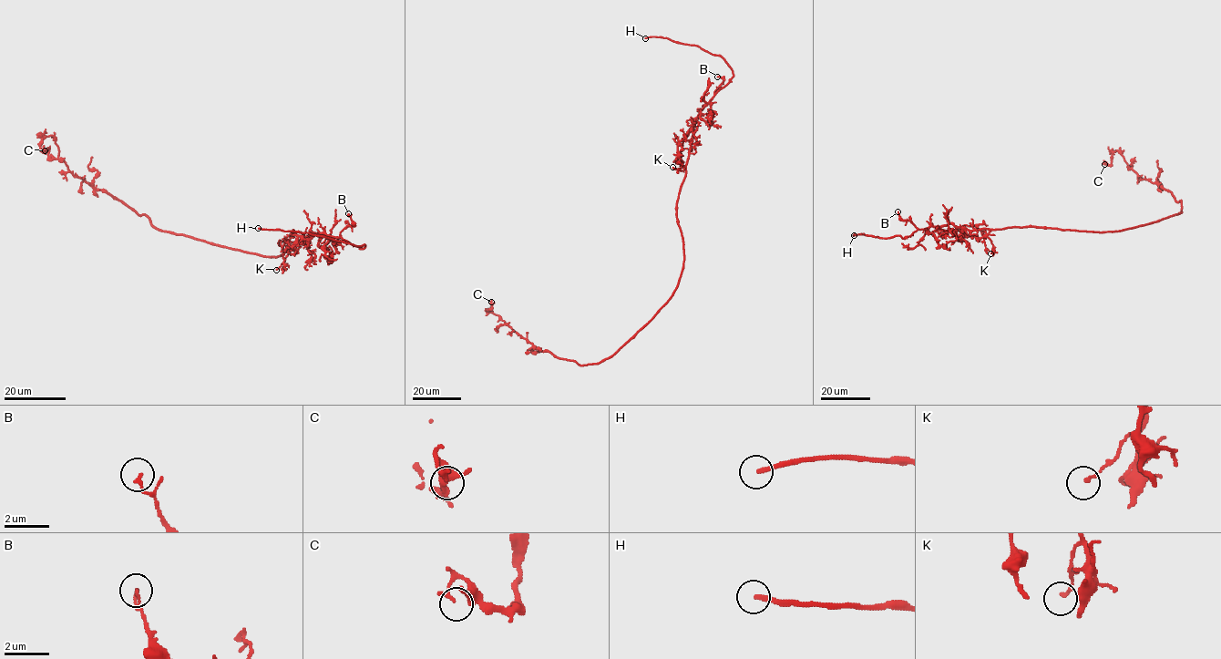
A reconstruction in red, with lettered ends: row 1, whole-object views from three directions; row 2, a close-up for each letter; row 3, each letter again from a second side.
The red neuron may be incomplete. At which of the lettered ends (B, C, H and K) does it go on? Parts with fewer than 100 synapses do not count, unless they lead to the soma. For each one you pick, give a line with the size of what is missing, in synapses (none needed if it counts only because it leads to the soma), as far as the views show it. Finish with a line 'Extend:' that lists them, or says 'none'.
Extend: H

